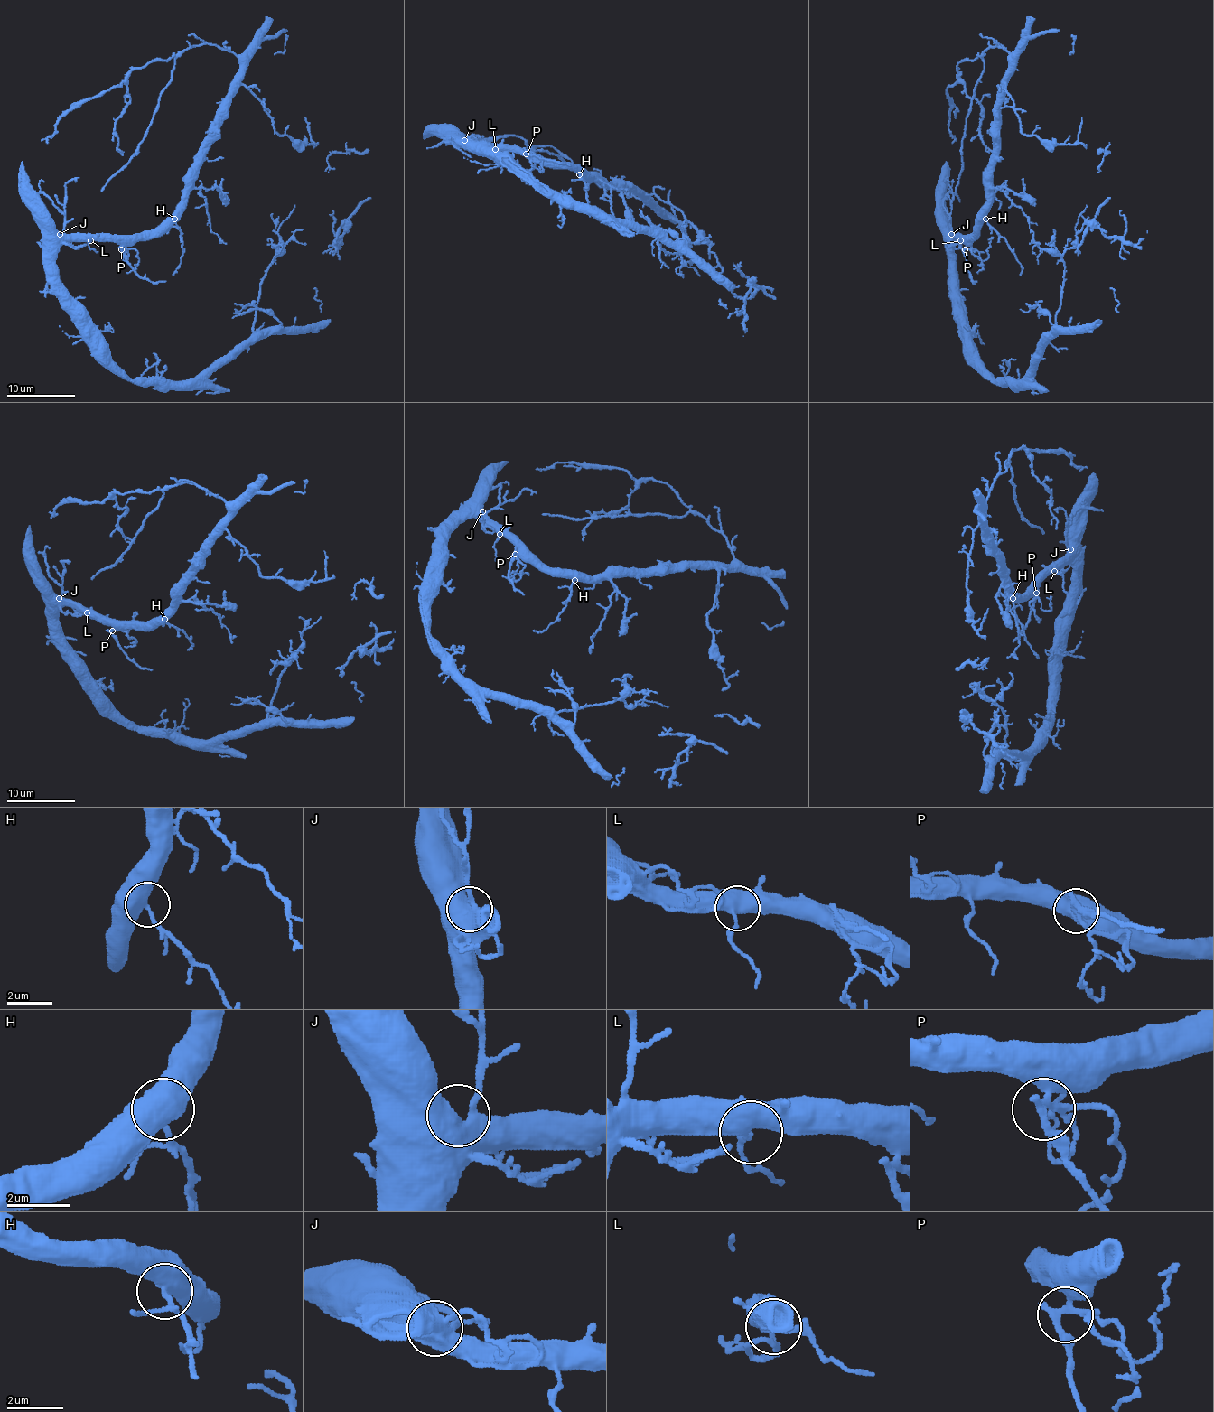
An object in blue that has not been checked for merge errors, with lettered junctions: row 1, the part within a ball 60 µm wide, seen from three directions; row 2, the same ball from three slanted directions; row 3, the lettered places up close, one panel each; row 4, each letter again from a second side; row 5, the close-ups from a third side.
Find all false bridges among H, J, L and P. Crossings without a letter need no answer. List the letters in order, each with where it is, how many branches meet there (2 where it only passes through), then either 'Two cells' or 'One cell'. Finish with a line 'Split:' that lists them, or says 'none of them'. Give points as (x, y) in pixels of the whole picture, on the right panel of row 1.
H: Place: (985, 219). Branches: 2. One cell
J: Place: (951, 234). Branches: 2. One cell
L: Place: (960, 240). Branches: 5. One cell
P: Place: (965, 249). Branches: 4. One cell
Split: none of them

